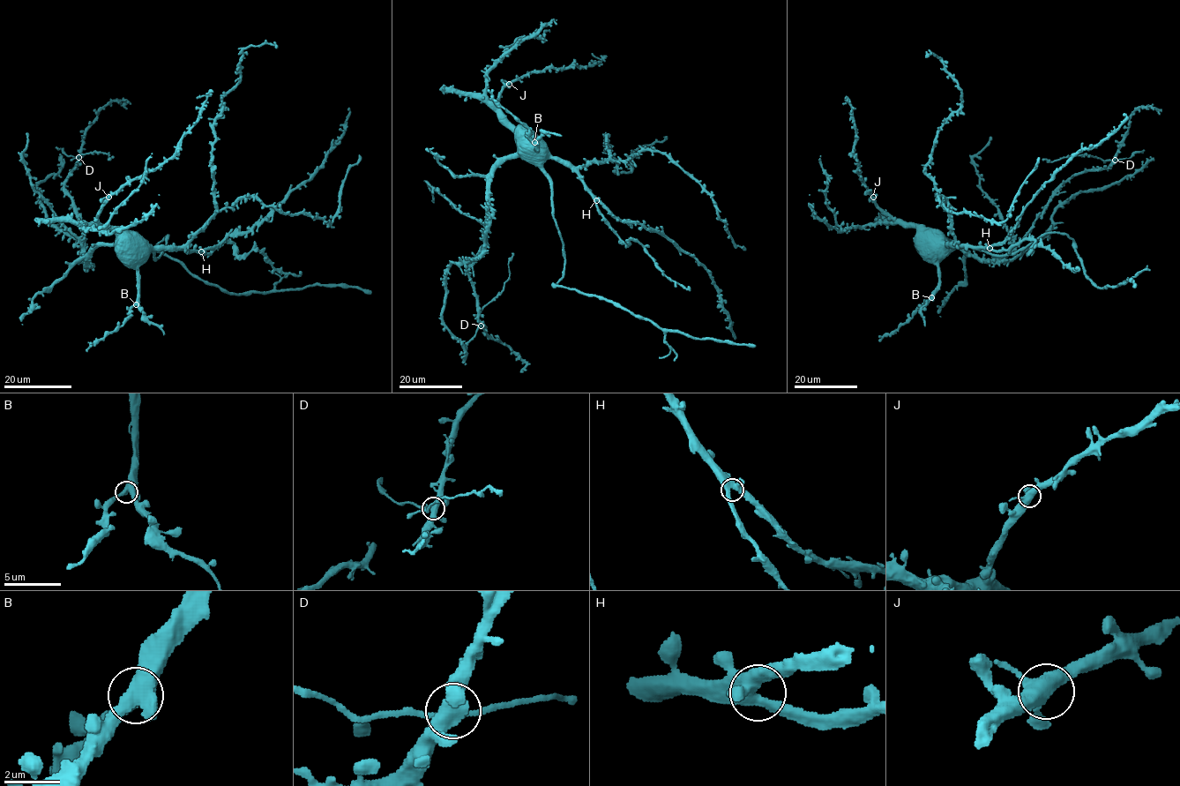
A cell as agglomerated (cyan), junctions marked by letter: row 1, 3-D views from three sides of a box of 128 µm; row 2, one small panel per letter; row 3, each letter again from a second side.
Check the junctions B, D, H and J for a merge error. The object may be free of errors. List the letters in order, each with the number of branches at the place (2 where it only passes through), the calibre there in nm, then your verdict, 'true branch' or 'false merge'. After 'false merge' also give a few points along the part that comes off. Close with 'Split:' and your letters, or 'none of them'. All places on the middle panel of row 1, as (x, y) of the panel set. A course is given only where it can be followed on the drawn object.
B: 4 branches meet; 400 nm thick; true branch
D: 4 branches meet; 480 nm thick; false merge; foreign part runs (481, 325), (479, 325), (480, 310), (503, 289), (509, 277), (511, 253)
H: 4 branches meet; 460 nm thick; true branch
J: 4 branches meet; 440 nm thick; true branch
Split: D

